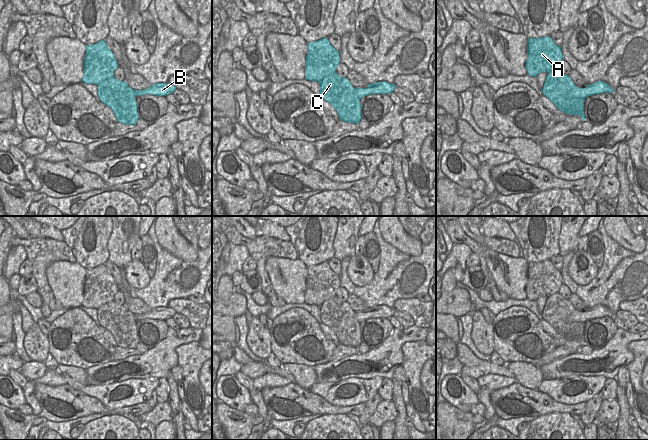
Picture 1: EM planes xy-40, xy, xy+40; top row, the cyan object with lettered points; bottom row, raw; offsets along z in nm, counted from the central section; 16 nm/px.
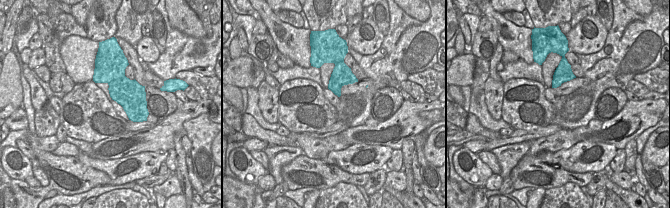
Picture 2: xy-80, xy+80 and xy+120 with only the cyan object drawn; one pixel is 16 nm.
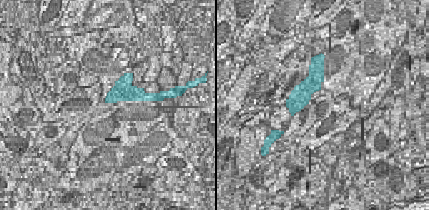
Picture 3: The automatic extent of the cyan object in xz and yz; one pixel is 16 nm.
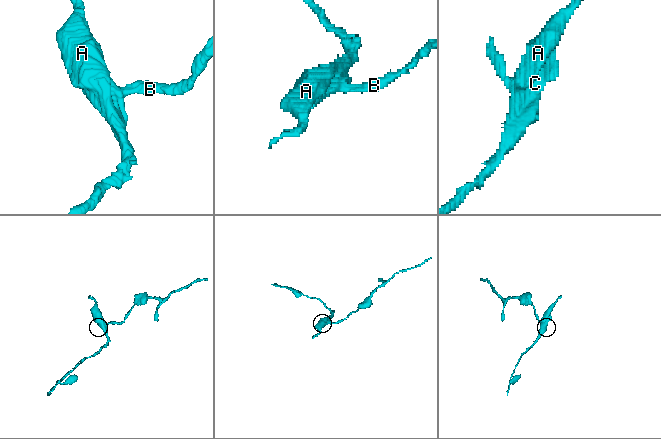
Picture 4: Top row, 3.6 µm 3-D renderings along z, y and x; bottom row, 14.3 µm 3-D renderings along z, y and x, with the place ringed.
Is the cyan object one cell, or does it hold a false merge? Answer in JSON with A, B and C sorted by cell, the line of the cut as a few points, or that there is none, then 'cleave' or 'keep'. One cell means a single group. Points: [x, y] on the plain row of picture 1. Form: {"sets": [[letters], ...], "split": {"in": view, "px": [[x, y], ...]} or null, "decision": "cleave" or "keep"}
{"sets": [["A", "C"], ["B"]], "split": {"in": "xy+40", "px": [[568, 318], [573, 321], [584, 322]]}, "decision": "cleave"}

